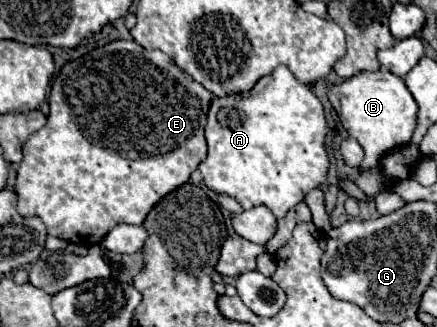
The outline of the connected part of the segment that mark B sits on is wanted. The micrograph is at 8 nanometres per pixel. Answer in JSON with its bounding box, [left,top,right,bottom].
[328,69,418,171]

